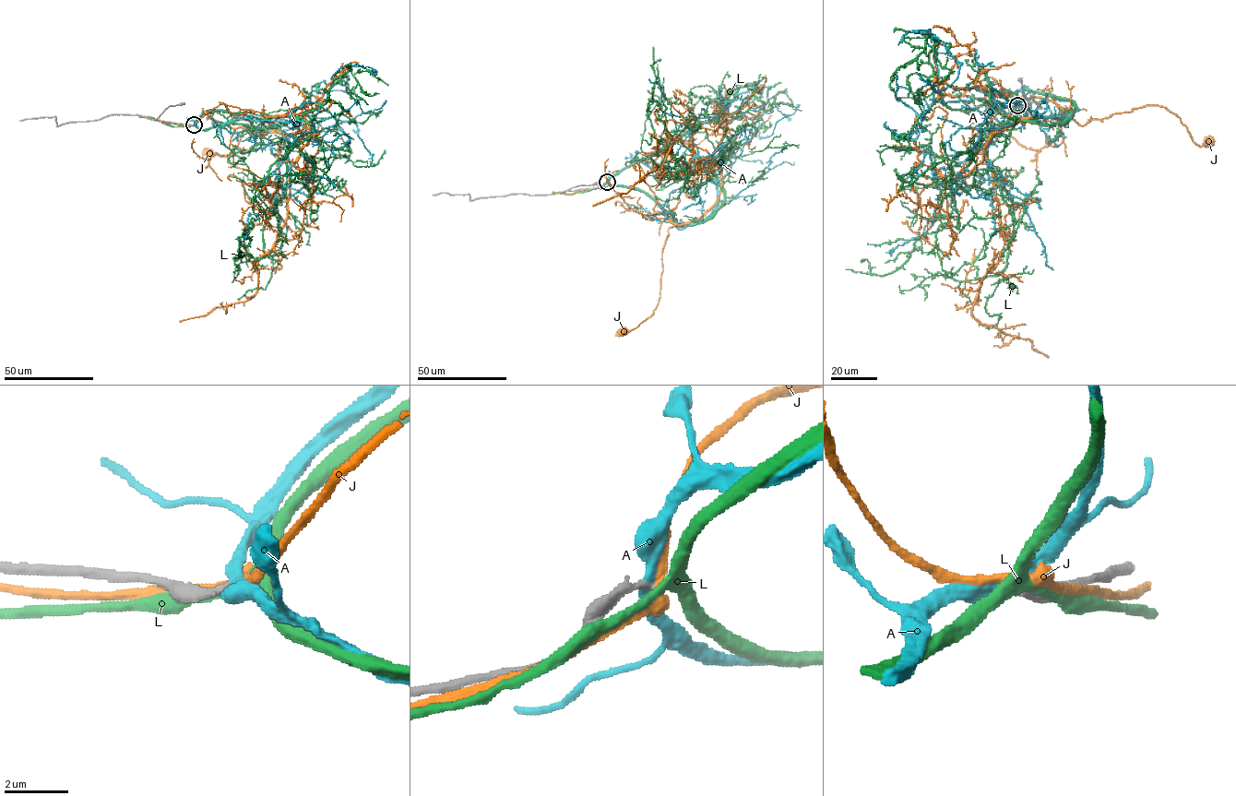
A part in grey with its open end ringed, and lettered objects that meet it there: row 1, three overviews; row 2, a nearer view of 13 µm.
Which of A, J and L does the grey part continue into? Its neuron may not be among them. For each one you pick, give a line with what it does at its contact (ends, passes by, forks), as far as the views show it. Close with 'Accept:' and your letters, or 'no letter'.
Accept: no letter

